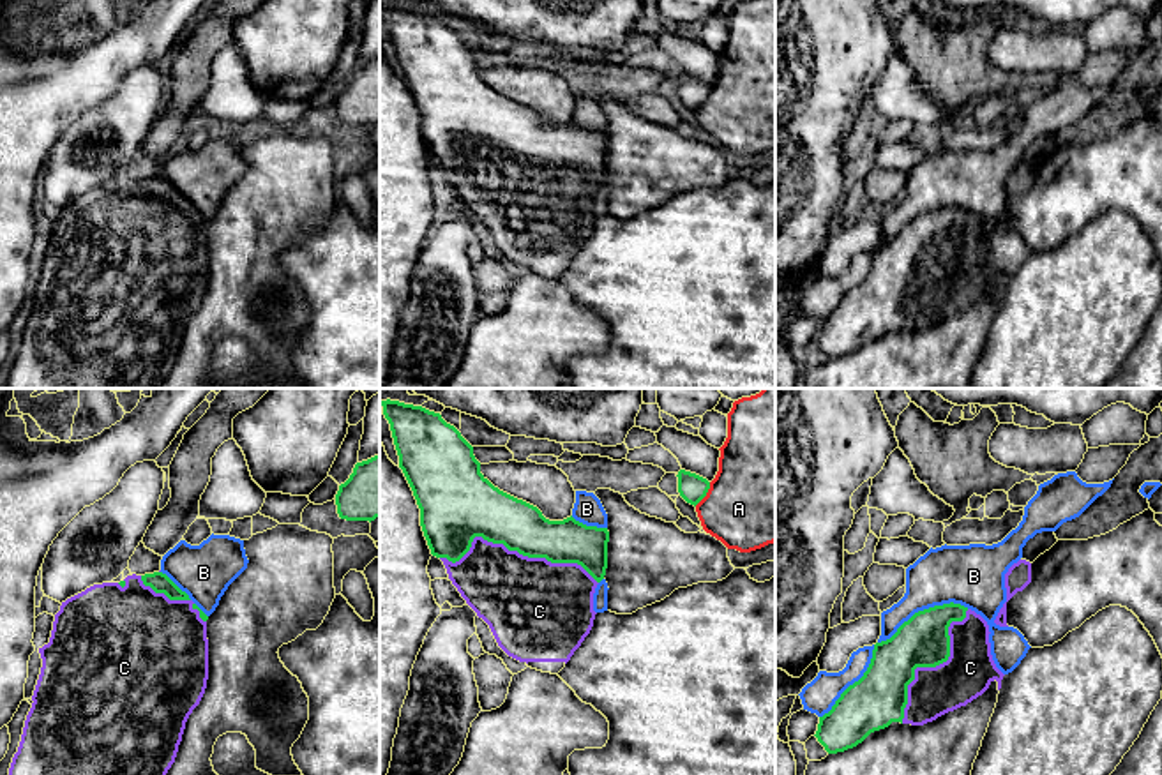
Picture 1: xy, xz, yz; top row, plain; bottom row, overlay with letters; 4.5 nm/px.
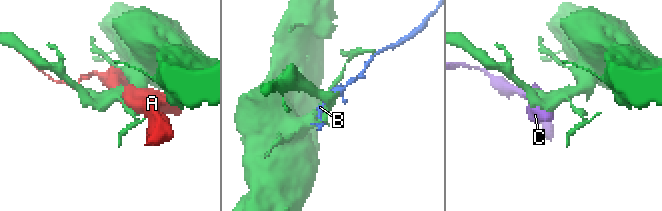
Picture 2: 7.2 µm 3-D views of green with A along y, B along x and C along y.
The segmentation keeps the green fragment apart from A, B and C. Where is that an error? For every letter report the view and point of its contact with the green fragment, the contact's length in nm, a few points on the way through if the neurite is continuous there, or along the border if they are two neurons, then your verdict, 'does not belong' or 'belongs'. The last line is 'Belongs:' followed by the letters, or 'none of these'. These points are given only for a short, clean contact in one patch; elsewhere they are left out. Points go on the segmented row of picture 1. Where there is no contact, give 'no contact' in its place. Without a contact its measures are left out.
A: contact xz (705, 495); length 130 nm; does not belong
B: contact yz (924, 609); length 440 nm; does not belong
C: contact xz (516, 549); length 750 nm; belongs
Belongs: C

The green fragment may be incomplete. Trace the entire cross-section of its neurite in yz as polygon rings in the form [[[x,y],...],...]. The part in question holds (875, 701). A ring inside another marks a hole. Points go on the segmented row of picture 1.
[[[950,602],[915,613],[890,639],[874,644],[867,671],[819,717],[814,736],[828,754],[837,754],[892,722],[932,722],[982,696],[994,680],[1000,690],[1005,674],[992,660],[989,634],[987,621],[961,604]]]

